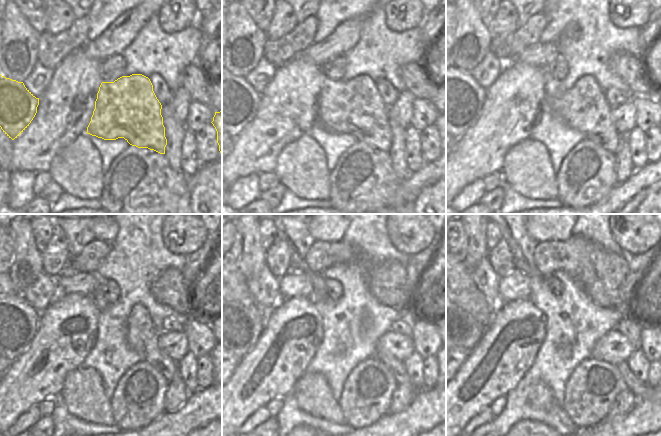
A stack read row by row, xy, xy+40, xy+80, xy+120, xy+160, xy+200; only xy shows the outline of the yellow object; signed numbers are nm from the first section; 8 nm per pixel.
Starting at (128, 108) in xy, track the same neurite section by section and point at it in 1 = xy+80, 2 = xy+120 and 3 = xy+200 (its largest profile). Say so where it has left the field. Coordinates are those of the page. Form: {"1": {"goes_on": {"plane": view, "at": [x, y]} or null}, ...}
{"1": {"goes_on": {"plane": "xy+80", "at": [584, 107]}}, "2": {"goes_on": {"plane": "xy+120", "at": [142, 336]}}, "3": {"goes_on": {"plane": "xy+200", "at": [643, 391]}}}

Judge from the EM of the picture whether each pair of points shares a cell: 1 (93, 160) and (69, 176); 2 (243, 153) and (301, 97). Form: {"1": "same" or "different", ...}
{"1": "same", "2": "same"}

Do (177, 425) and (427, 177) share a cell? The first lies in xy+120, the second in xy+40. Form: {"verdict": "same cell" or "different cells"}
{"verdict": "same cell"}

